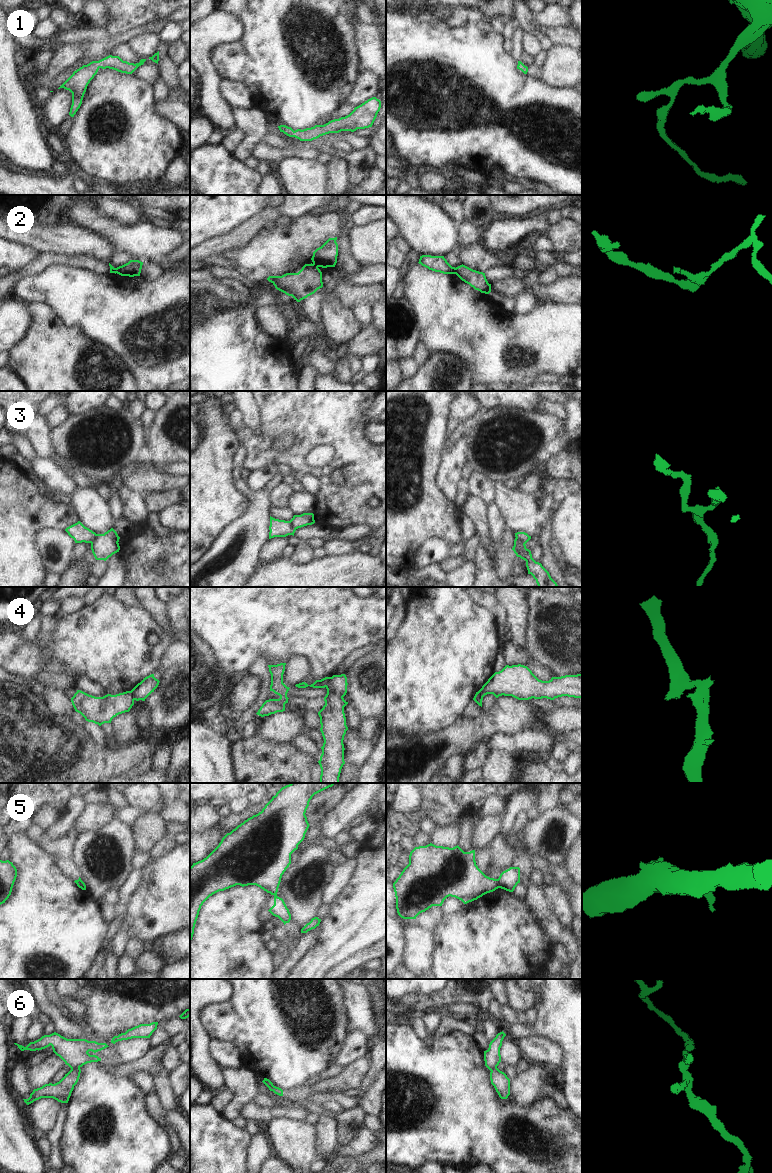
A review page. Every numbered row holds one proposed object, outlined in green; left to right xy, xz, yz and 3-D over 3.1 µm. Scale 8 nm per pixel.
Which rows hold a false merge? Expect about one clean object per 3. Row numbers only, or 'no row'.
2, 3, 4, 5, 6

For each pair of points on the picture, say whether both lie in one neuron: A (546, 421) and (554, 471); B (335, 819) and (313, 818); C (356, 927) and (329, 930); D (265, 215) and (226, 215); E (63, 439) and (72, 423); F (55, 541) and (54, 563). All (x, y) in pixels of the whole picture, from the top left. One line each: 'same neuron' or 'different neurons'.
A: different neurons
B: different neurons
C: same neuron
D: different neurons
E: same neuron
F: same neuron

